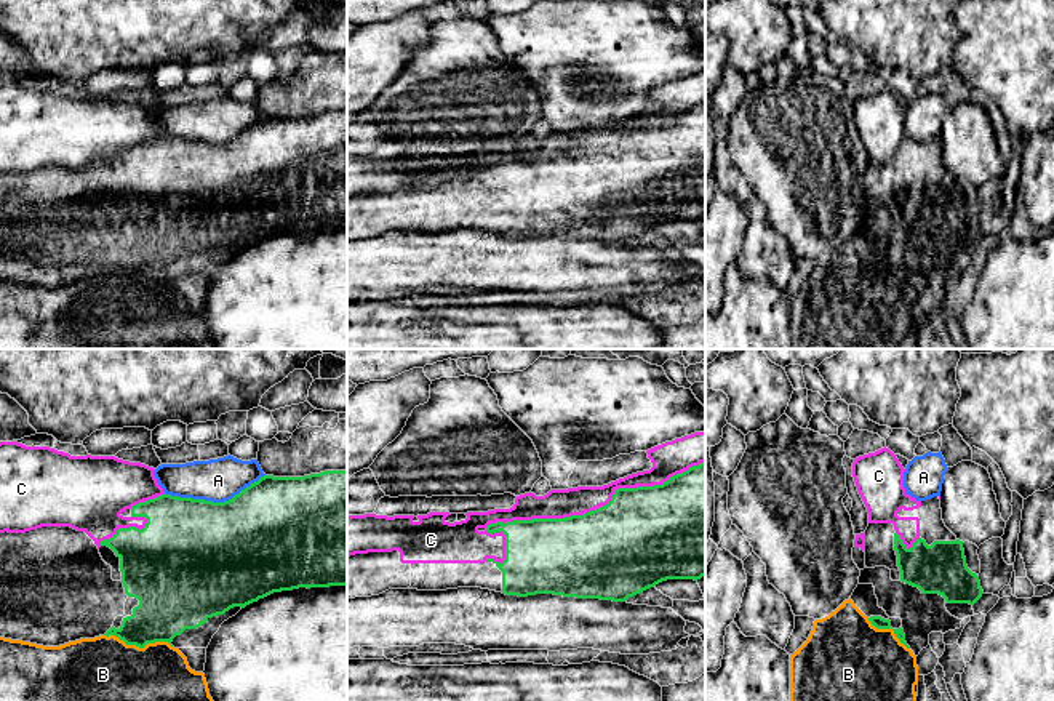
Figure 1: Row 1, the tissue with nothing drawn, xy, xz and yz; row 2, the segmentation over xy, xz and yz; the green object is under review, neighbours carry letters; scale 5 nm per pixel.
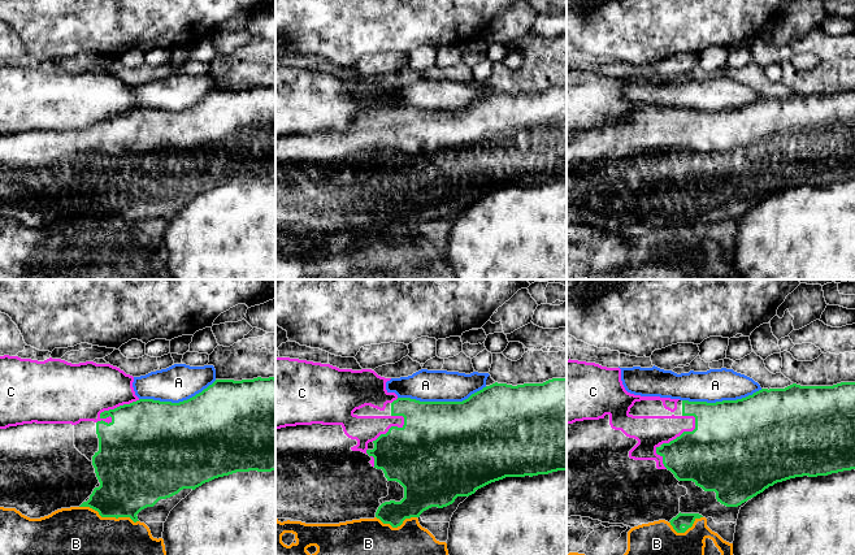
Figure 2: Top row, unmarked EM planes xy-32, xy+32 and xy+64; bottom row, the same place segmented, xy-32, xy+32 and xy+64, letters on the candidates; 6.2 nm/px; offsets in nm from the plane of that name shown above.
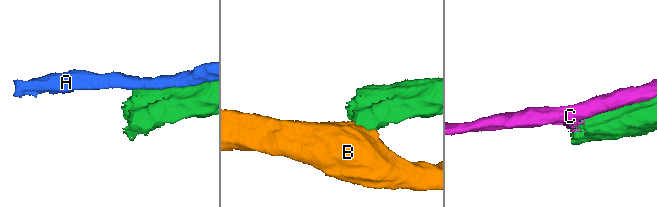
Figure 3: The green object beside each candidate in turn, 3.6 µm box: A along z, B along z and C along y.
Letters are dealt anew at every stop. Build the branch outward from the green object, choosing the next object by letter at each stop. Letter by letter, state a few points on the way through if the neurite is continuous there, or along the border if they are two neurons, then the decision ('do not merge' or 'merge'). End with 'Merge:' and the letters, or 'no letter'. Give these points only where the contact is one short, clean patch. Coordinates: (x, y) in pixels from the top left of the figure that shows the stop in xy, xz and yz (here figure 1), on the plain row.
A: do not merge
B: do not merge
C: do not merge
Merge: no letter

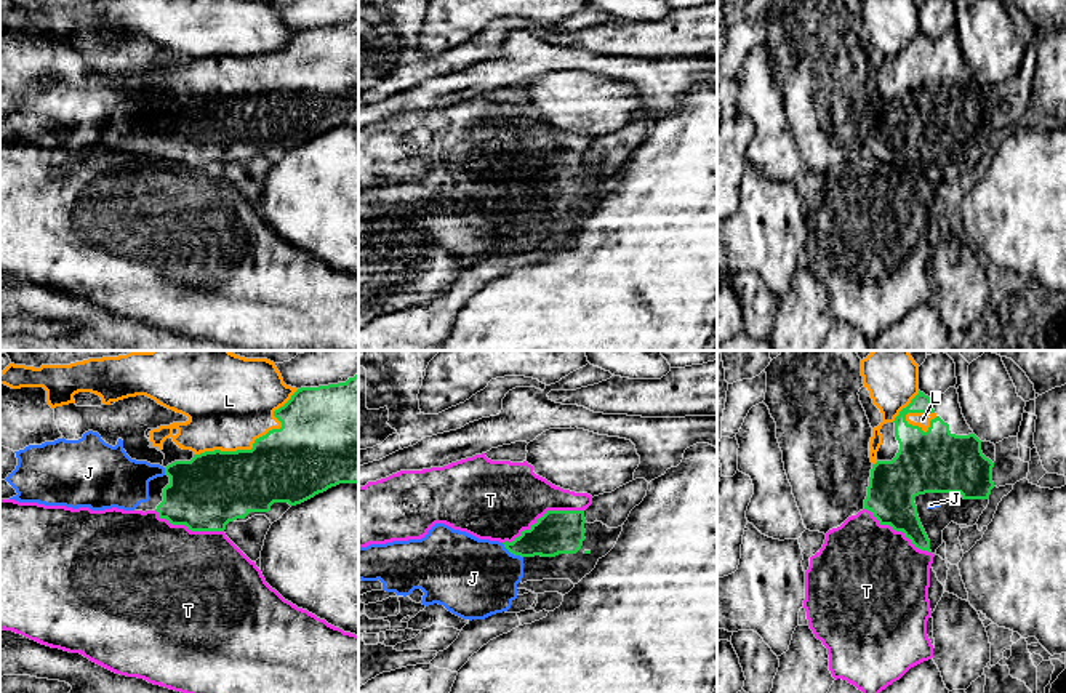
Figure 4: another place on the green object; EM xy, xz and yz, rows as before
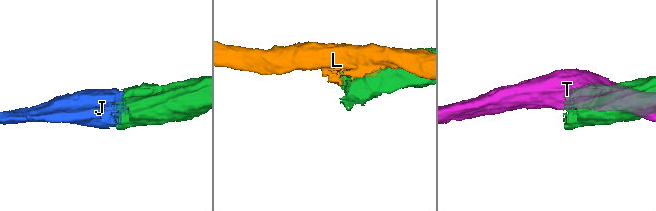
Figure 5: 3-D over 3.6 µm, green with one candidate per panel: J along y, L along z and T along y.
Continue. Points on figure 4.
J: merge
L: do not merge
T: do not merge
Merge: J

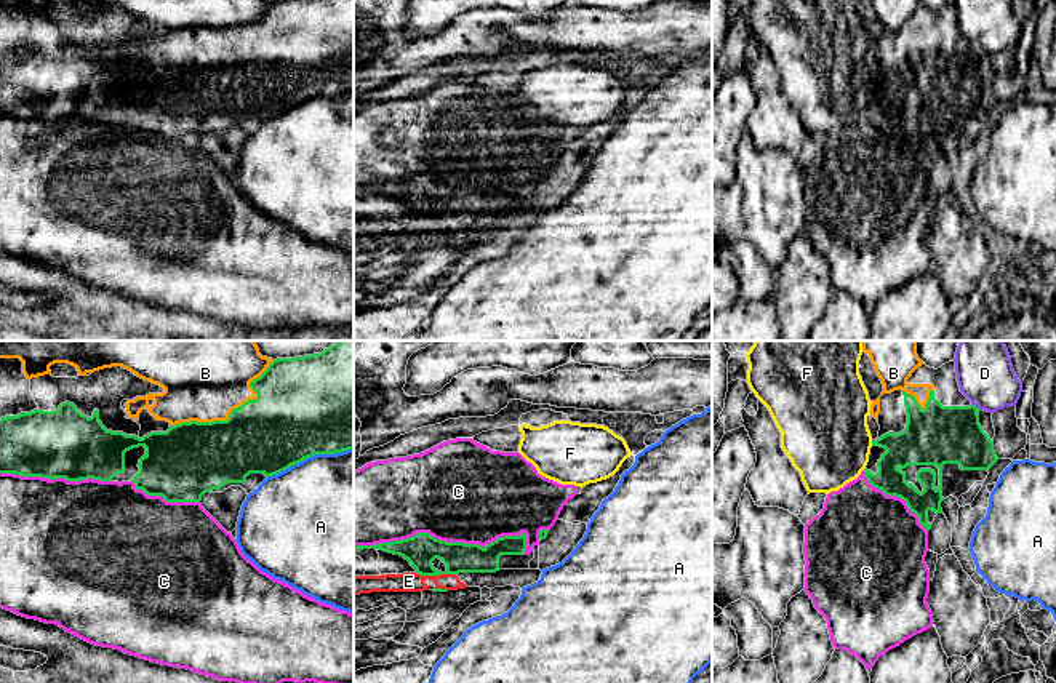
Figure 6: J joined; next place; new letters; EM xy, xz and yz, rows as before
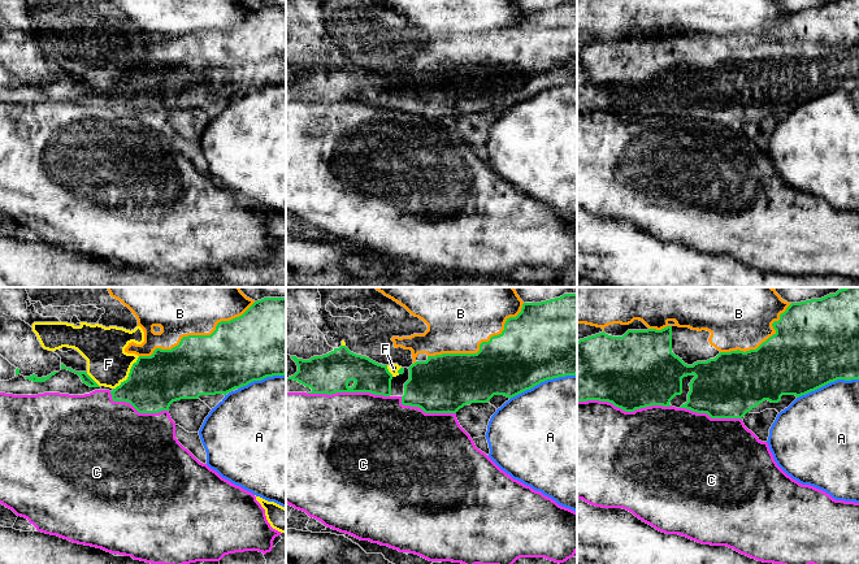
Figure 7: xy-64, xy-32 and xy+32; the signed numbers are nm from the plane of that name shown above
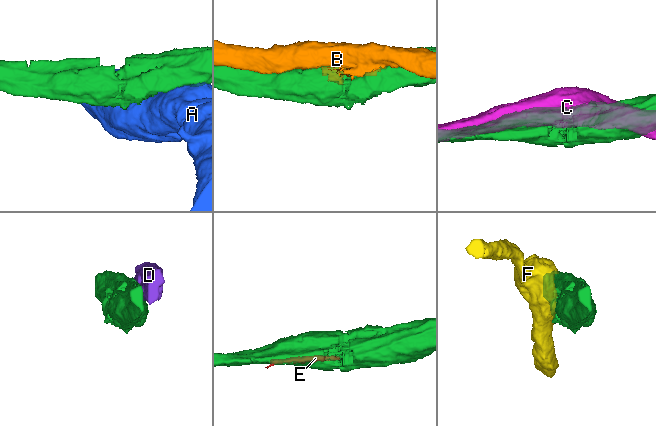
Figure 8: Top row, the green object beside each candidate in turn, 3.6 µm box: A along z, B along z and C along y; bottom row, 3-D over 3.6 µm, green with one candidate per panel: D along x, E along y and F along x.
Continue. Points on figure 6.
A: do not merge
B: do not merge
C: do not merge
D: do not merge
E: do not merge
F: do not merge
Merge: no letter

